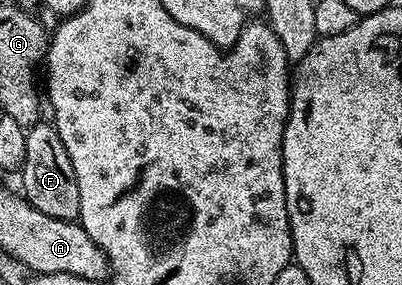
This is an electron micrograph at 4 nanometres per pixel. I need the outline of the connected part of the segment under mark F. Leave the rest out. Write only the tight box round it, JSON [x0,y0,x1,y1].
[21,121,81,221]

